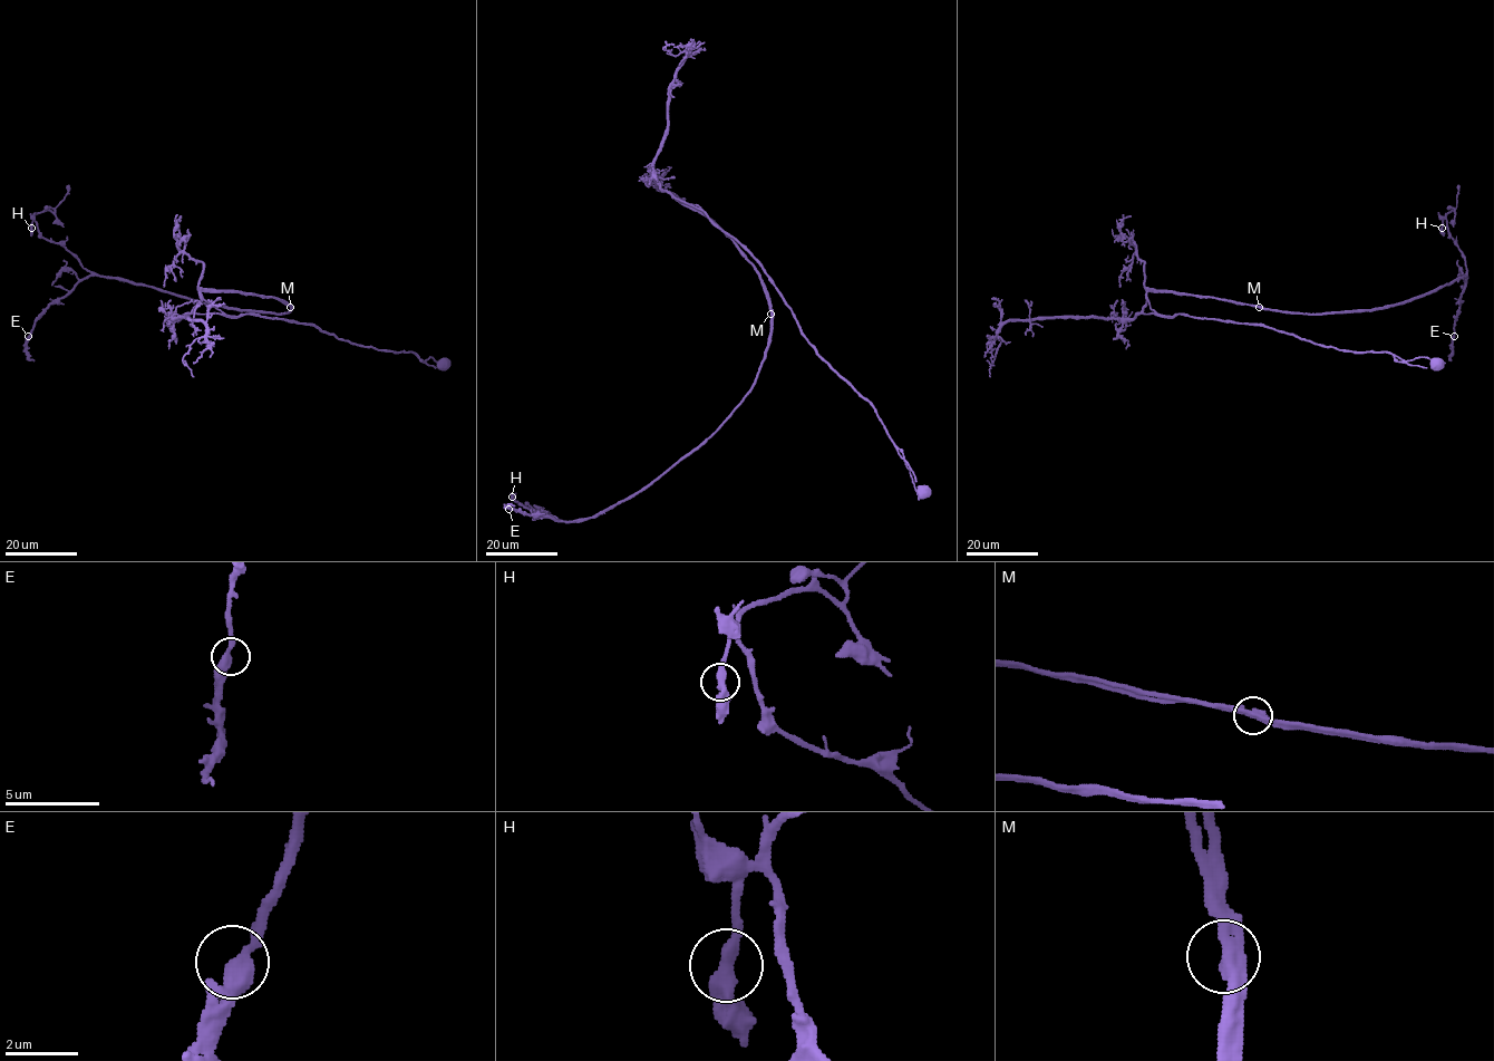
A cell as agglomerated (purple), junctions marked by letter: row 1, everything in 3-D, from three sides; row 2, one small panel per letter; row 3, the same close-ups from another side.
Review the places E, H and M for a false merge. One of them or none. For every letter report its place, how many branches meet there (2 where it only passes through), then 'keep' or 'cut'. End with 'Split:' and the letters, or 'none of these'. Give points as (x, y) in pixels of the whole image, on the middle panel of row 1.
E: at (508, 509); 2 branches meet; keep
H: at (512, 497); 2 branches meet; keep
M: at (770, 314); 2 branches meet; cut
Split: M

